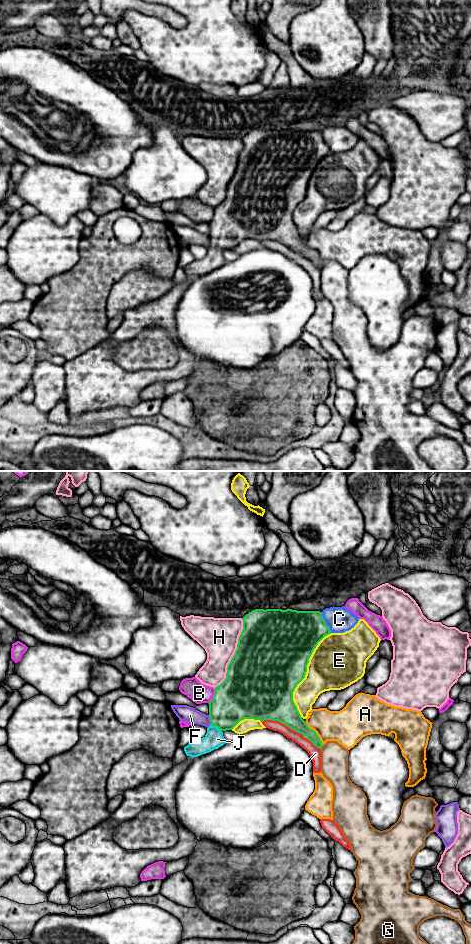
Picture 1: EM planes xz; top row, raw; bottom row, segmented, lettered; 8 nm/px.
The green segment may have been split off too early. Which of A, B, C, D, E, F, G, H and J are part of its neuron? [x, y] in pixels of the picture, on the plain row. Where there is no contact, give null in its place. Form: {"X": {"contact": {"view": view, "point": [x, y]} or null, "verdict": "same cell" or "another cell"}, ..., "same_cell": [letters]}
{"A": {"contact": {"view": "xz", "point": [316, 253]}, "verdict": "another cell"}, "B": {"contact": {"view": "xz", "point": [213, 216]}, "verdict": "another cell"}, "C": {"contact": {"view": "xz", "point": [324, 142]}, "verdict": "another cell"}, "D": {"contact": {"view": "xz", "point": [282, 243]}, "verdict": "another cell"}, "E": {"contact": {"view": "xz", "point": [305, 194]}, "verdict": "another cell"}, "F": {"contact": {"view": "xz", "point": [210, 239]}, "verdict": "another cell"}, "G": {"contact": {"view": "xz", "point": [321, 267]}, "verdict": "another cell"}, "H": {"contact": {"view": "xz", "point": [234, 174]}, "verdict": "another cell"}, "J": {"contact": {"view": "xz", "point": [216, 246]}, "verdict": "same cell"}, "same_cell": ["J"]}

